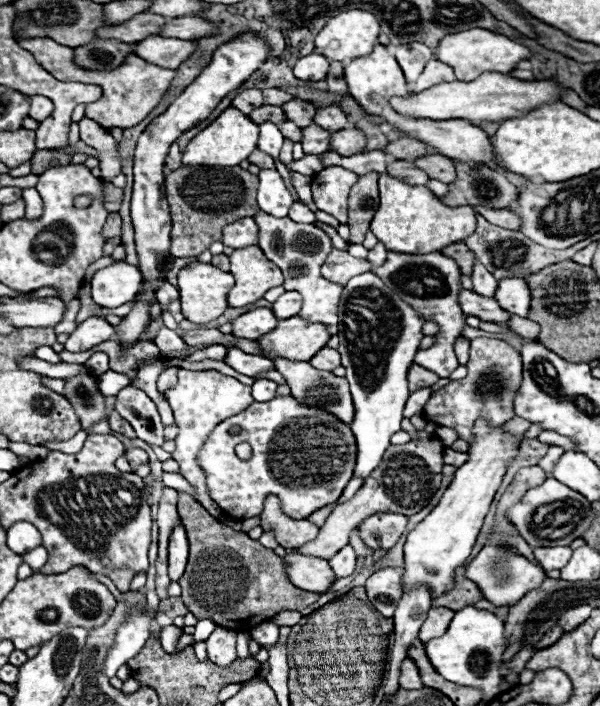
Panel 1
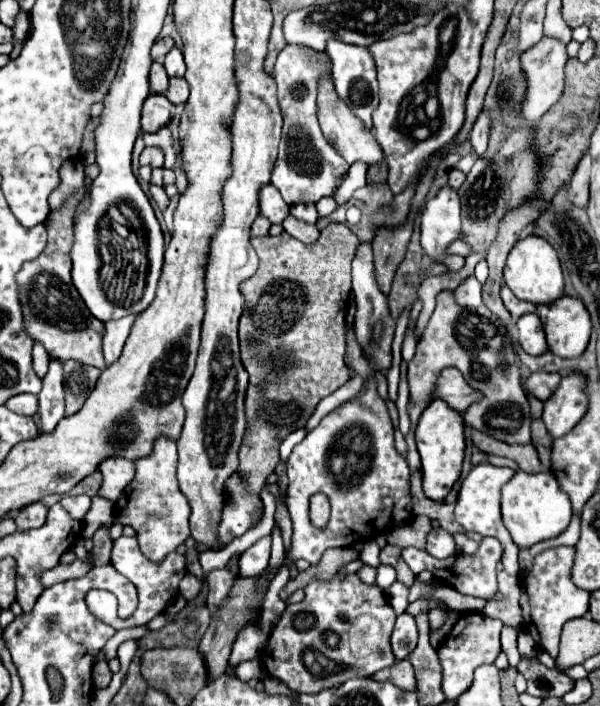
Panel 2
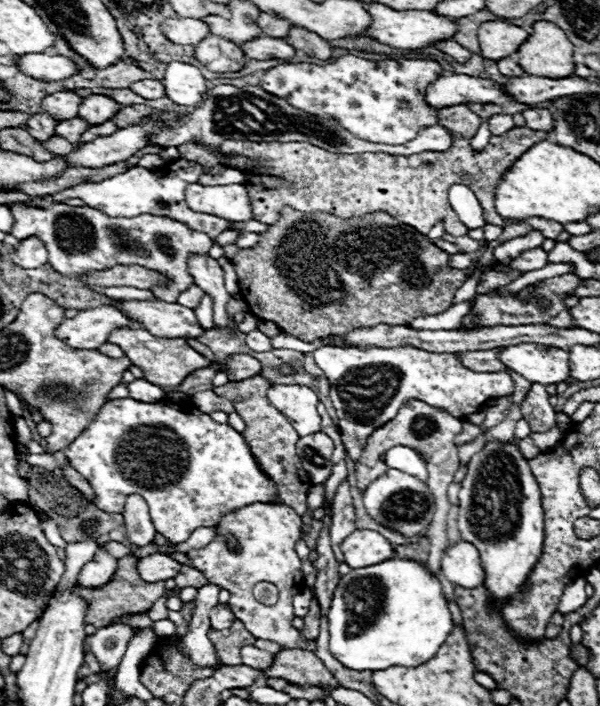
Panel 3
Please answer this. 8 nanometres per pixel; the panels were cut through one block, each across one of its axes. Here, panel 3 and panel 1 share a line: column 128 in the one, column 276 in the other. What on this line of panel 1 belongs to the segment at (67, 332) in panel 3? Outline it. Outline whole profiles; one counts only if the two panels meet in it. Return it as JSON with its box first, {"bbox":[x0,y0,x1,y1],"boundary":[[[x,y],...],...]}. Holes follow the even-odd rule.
{"bbox":[232,308,278,340],"boundary":[[[256,308],[250,310],[238,318],[232,320],[232,334],[236,338],[246,338],[246,340],[258,340],[260,336],[272,332],[278,326],[278,318],[270,308]]]}

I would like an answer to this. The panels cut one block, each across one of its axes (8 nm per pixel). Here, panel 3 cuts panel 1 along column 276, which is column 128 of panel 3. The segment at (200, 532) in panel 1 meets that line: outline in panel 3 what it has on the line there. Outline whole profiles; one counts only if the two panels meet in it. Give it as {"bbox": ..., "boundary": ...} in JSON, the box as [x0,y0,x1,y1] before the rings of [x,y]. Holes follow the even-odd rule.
{"bbox":[82,556,166,628],"boundary":[[[136,556],[118,558],[118,568],[108,584],[98,586],[98,588],[84,588],[82,592],[82,596],[86,596],[86,602],[90,604],[90,608],[86,610],[86,624],[94,624],[96,628],[100,628],[122,614],[148,612],[154,600],[158,600],[164,594],[166,594],[164,584],[146,584],[144,580],[140,580],[140,576],[136,574]]]}

